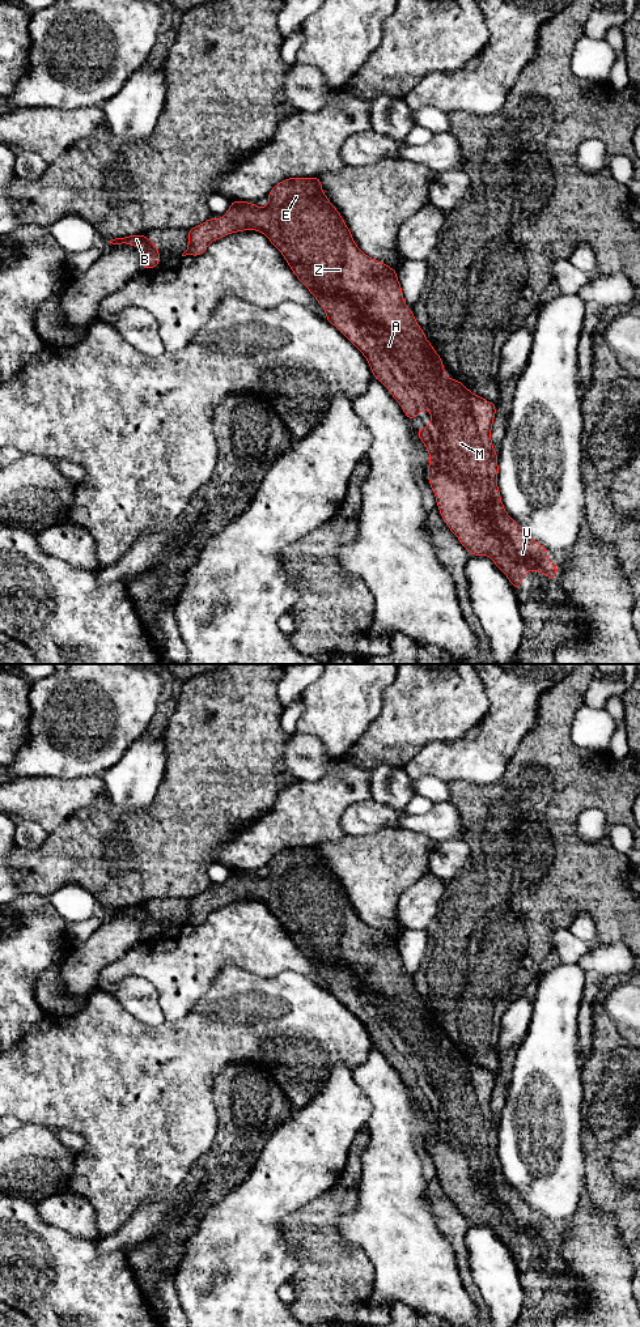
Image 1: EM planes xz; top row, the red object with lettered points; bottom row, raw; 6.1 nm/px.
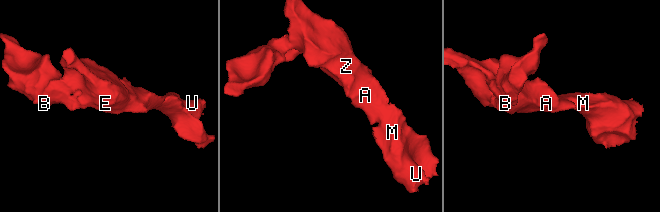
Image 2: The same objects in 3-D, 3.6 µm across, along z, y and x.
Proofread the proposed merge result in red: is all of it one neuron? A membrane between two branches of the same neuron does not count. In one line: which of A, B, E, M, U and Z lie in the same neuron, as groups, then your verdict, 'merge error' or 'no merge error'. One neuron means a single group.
A B E M U Z | no merge error

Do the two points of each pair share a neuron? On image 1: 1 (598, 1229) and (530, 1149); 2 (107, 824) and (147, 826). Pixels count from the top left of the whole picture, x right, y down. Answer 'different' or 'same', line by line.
1: different
2: same

